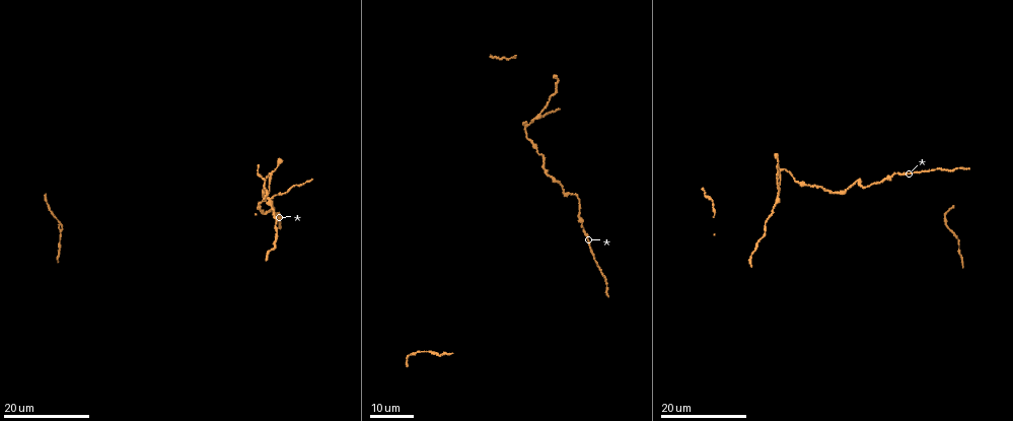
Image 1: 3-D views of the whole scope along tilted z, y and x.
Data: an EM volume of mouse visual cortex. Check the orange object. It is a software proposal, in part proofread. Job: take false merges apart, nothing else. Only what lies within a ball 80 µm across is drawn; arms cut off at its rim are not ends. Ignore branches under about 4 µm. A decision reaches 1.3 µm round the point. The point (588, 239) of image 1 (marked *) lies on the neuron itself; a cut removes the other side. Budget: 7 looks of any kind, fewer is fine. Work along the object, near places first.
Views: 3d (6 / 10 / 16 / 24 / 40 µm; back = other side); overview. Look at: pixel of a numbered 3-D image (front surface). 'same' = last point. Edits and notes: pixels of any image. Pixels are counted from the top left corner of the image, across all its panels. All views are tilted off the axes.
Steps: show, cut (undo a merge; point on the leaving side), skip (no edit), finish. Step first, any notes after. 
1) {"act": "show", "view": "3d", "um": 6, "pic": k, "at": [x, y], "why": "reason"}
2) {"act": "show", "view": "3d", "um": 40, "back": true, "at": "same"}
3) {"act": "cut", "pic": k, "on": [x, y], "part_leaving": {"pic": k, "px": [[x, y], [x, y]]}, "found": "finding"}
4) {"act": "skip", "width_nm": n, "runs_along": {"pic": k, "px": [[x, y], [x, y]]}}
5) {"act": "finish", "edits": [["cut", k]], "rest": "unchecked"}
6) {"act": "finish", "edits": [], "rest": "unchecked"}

{"act": "show", "view": "3d", "um": 24, "pic": 1, "at": [563, 192], "why": "calibre changes"}

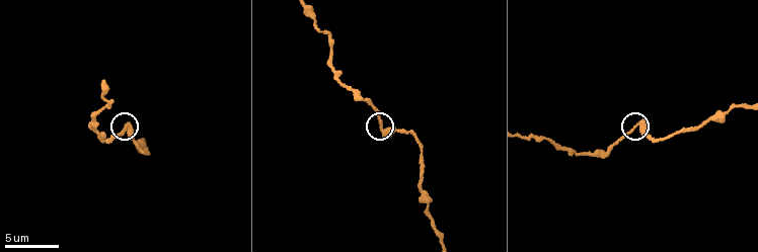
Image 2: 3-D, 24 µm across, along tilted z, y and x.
{"act": "show", "view": "3d", "um": 10, "pic": 2, "at": [381, 127], "why": "closer look"}

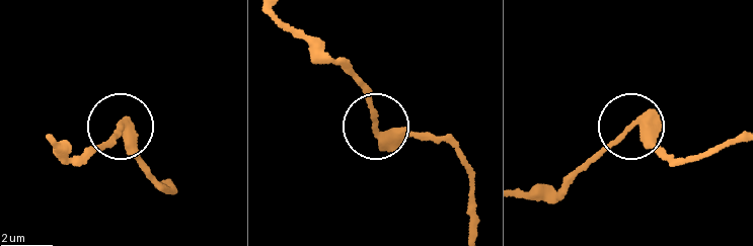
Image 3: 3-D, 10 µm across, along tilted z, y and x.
{"act": "skip", "found": "all the same neuron"}

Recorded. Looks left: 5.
{"act": "show", "view": "3d", "um": 16, "pic": 1, "at": [531, 142]}

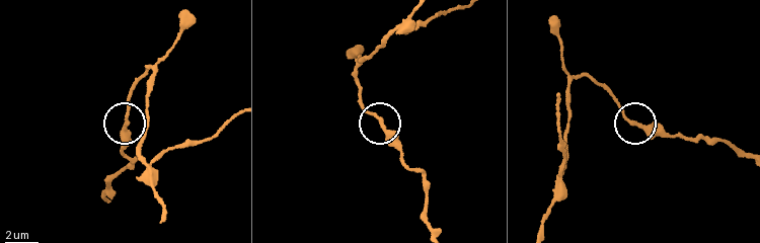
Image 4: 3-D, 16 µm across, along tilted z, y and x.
{"act": "show", "view": "3d", "um": 10, "pic": 4, "at": [382, 124]}

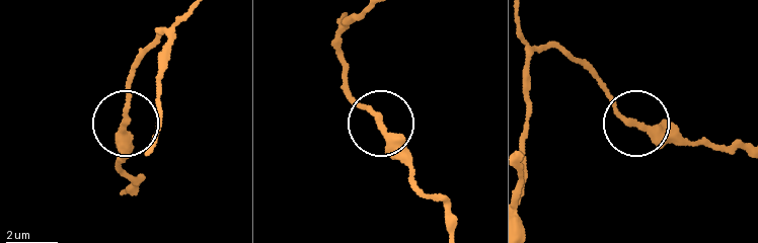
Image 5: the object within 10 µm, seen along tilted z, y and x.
{"act": "skip", "runs_along": {"pic": 5, "px": [[447, 232], [445, 207], [423, 191], [404, 148], [345, 83]]}, "found": "continuous, no second neuron"}

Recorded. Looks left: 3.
{"act": "show", "view": "3d", "um": 10, "pic": 2, "at": [549, 140], "why": "narrows sharply"}

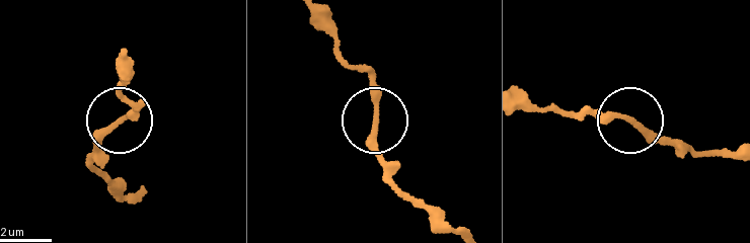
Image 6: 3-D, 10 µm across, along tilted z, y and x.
{"act": "skip", "runs_along": {"pic": 6, "px": [[442, 230], [397, 183], [379, 149], [364, 65]]}, "found": "continuous, no second neuron"}

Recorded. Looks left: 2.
{"act": "finish", "edits": [], "rest": "unchecked"}

